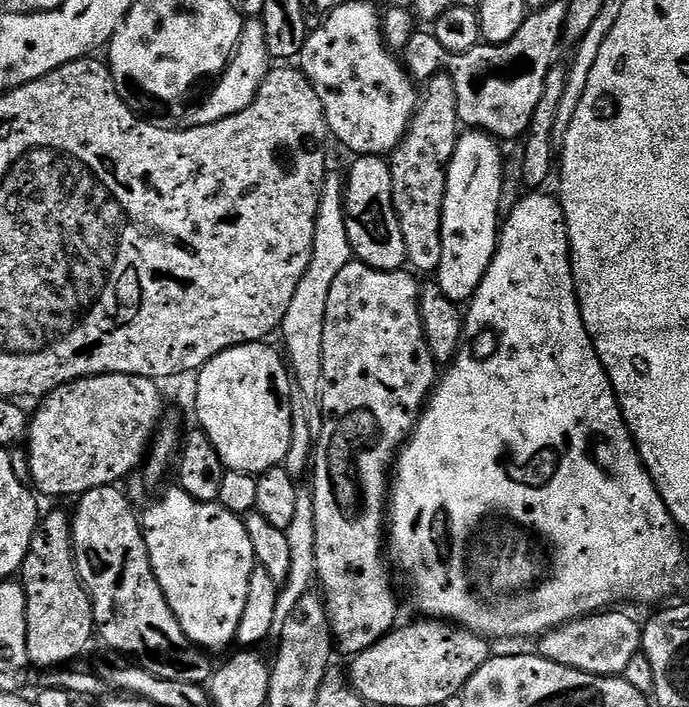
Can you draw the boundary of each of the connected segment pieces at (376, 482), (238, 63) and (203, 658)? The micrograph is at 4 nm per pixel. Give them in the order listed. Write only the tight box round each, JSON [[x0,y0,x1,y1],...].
[[310,262,438,658],[184,18,270,126],[70,484,214,685]]

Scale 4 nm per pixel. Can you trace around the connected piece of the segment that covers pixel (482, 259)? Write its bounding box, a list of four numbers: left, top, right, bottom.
[434,131,504,306]

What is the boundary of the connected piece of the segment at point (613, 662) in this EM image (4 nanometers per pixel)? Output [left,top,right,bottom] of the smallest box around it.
[538,610,642,677]

